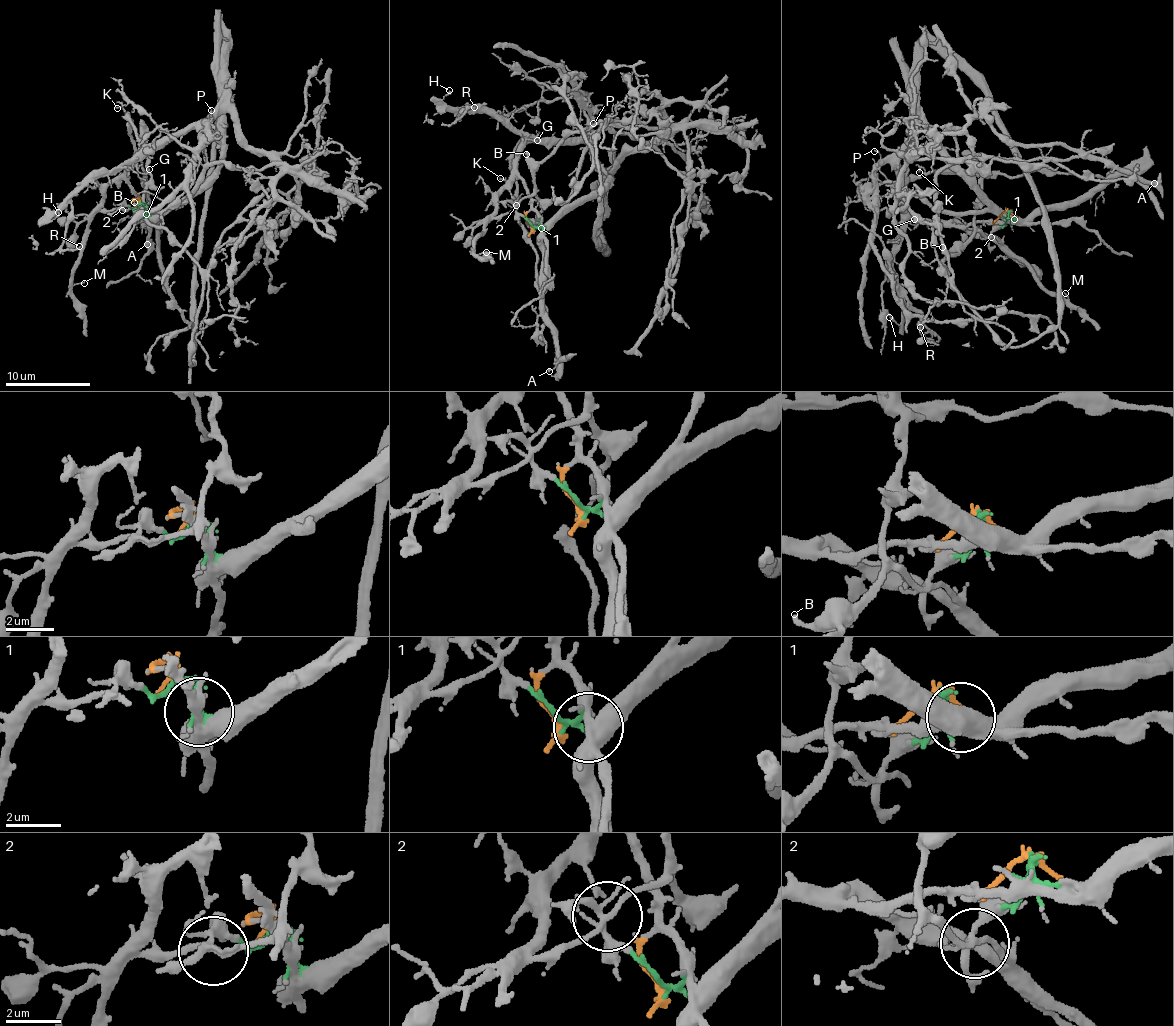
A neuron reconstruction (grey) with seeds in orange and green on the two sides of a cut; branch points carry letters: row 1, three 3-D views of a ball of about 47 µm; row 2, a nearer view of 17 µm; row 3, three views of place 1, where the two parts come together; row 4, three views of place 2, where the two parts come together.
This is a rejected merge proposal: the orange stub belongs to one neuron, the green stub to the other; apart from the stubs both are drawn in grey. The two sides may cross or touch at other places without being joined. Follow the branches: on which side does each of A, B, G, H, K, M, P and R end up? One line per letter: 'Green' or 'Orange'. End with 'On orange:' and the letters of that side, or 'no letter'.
A: Green
B: Orange
G: Orange
H: Orange
K: Orange
M: Orange
P: Orange
R: Orange
On orange: B, G, H, K, M, P, R

